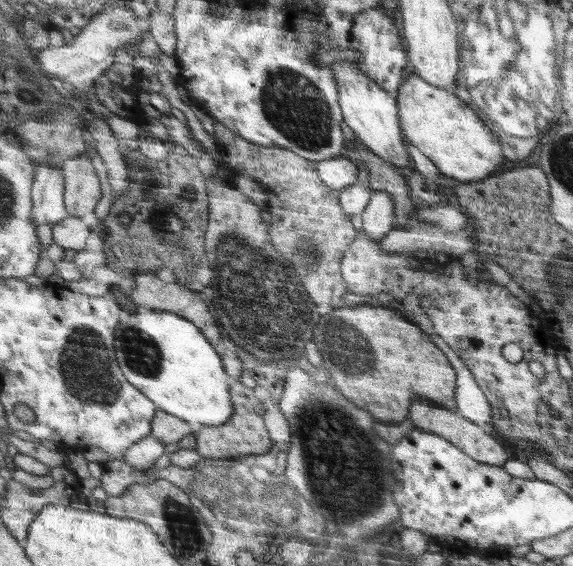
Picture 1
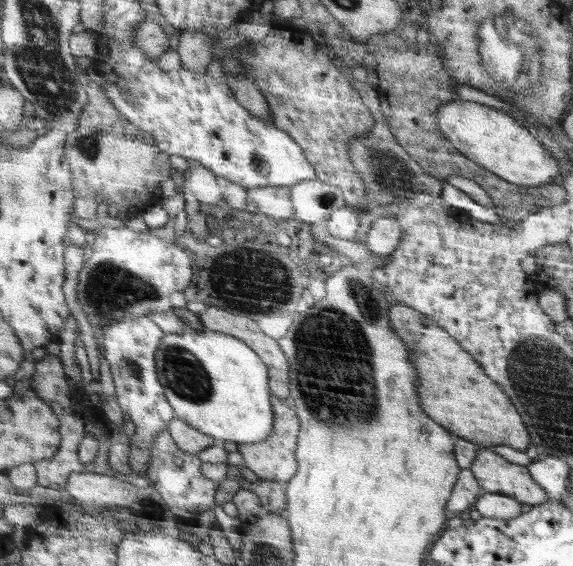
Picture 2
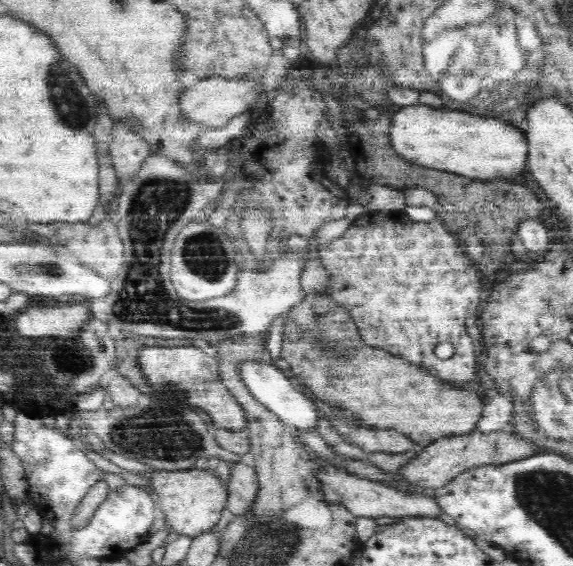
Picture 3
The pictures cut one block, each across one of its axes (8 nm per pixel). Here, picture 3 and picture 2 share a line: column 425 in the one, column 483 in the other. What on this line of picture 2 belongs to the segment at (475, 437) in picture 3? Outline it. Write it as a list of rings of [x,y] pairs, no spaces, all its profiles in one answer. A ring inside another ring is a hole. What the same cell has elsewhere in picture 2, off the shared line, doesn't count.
[[[479,447],[469,469],[483,492],[503,494],[530,505],[548,501],[548,491],[536,483],[527,466],[508,462],[492,448]]]

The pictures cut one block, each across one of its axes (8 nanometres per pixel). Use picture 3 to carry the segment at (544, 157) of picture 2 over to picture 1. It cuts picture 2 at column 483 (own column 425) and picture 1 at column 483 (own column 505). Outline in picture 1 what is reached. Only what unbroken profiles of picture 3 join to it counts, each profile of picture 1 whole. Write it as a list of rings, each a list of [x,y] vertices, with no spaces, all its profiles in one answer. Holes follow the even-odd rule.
[[[411,71],[397,94],[400,125],[408,142],[432,160],[439,172],[465,183],[490,176],[502,164],[499,135],[454,92],[436,87]]]

